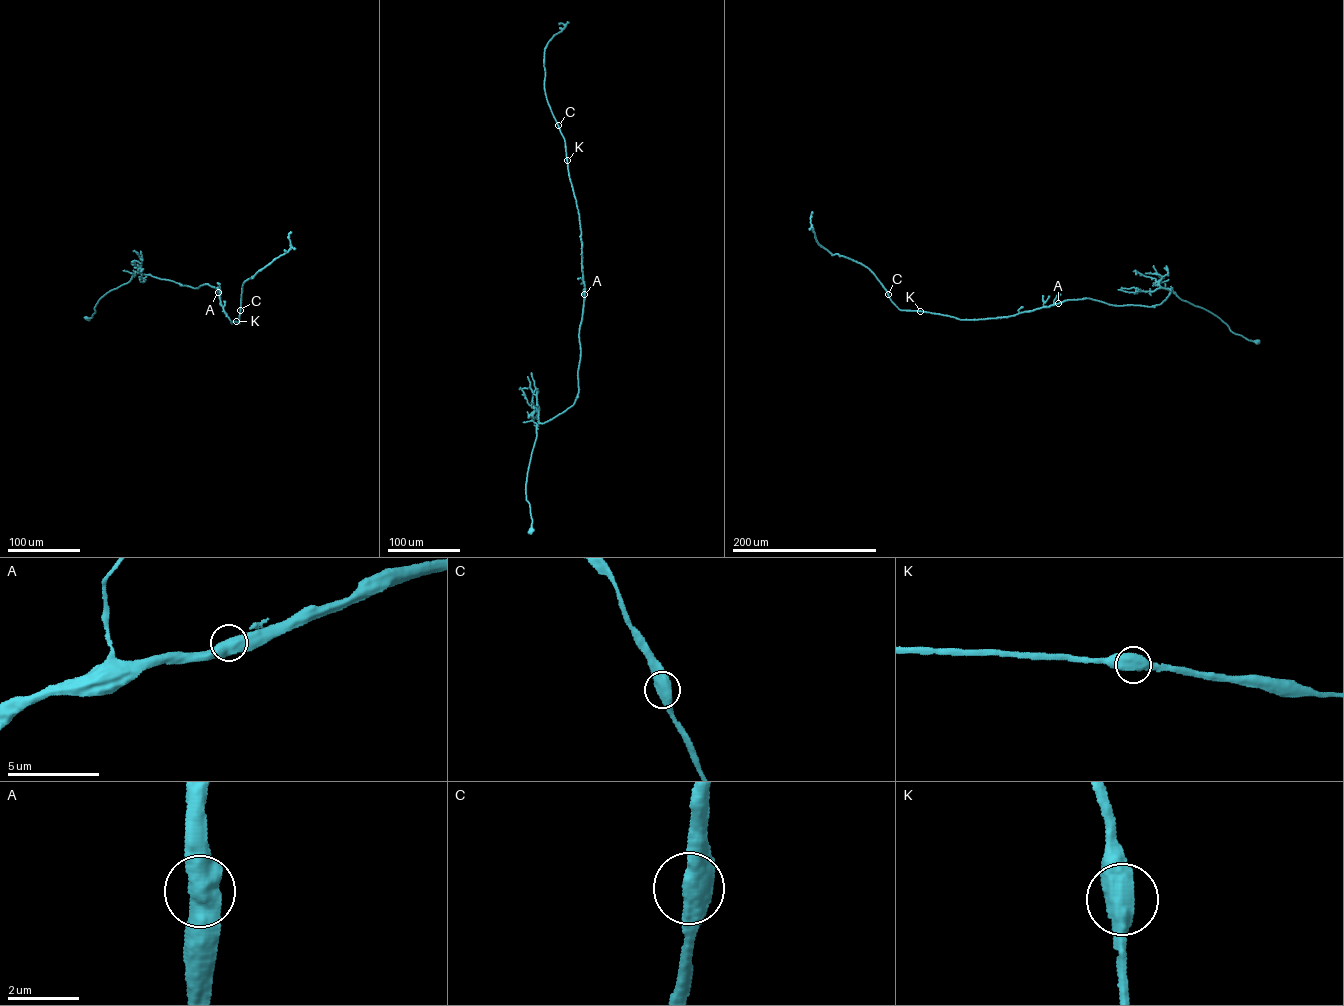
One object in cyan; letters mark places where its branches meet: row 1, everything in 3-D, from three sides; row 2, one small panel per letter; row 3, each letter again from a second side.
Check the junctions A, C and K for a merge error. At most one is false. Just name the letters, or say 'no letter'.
no letter

